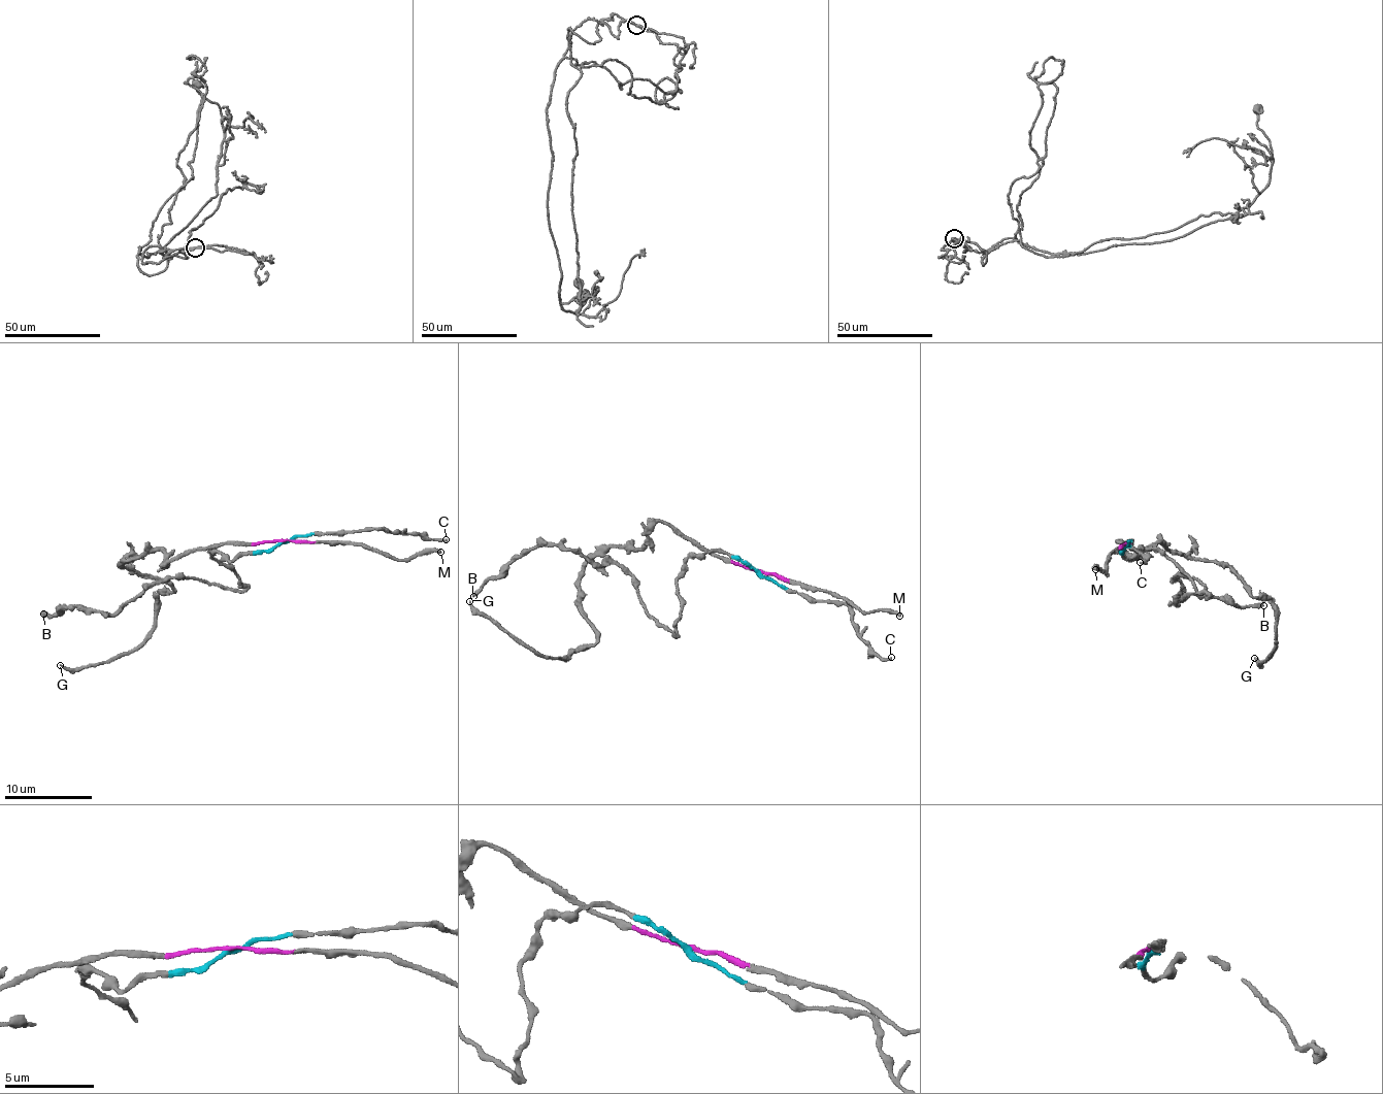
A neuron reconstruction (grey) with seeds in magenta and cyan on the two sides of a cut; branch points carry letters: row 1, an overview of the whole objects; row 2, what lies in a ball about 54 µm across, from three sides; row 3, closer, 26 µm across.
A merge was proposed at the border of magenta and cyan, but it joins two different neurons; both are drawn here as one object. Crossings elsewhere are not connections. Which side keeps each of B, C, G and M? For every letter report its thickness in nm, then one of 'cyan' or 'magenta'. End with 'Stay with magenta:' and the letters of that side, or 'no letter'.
B: 320 nm thick; cyan
C: 200 nm thick; cyan
G: 190 nm thick; magenta
M: 300 nm thick; magenta
Stay with magenta: G, M

